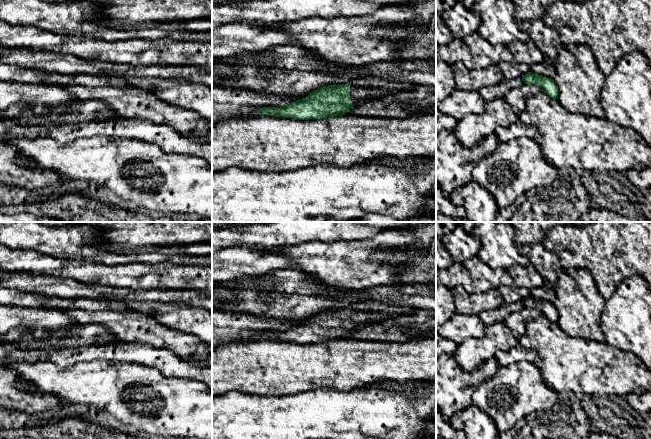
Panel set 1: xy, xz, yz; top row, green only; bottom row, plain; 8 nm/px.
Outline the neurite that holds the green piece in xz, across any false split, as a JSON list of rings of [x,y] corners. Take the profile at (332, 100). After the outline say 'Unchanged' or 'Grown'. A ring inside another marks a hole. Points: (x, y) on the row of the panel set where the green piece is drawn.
[[[377,77],[356,78],[342,85],[327,85],[309,93],[303,99],[284,107],[263,107],[260,114],[300,120],[343,116],[354,105],[399,91],[412,90],[417,85]]]. Grown

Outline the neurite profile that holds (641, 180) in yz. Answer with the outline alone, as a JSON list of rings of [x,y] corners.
[[[647,167],[641,171],[629,169],[626,172],[628,180],[638,190],[647,190],[651,187],[651,168]]]

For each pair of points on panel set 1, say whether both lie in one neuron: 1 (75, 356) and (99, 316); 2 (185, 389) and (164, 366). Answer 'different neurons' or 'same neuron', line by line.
1: different neurons
2: different neurons

